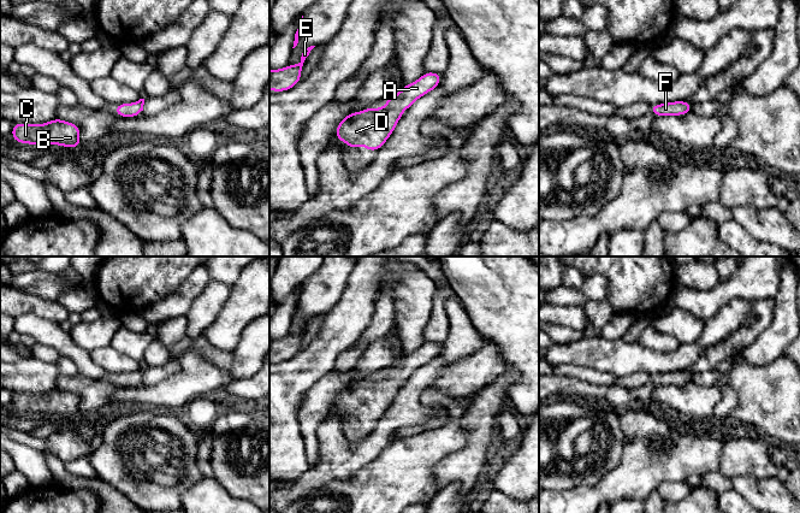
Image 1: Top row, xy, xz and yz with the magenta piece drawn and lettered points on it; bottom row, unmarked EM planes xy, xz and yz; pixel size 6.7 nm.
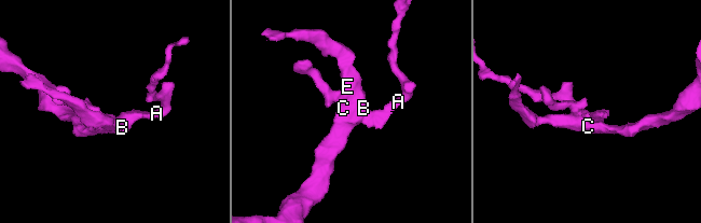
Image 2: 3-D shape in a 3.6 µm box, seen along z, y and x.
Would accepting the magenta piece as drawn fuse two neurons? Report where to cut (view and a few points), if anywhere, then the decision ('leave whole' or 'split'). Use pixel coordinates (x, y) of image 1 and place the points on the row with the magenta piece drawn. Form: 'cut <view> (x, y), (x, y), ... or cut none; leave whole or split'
cut none; leave whole

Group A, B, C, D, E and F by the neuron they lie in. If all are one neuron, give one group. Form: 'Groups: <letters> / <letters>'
Groups: A B C D E F

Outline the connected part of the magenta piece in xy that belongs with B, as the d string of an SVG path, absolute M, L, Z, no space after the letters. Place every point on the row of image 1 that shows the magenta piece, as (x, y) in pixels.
M59 118L45 124L14 123L11 136L23 145L60 145L71 148L81 145L79 126Z

